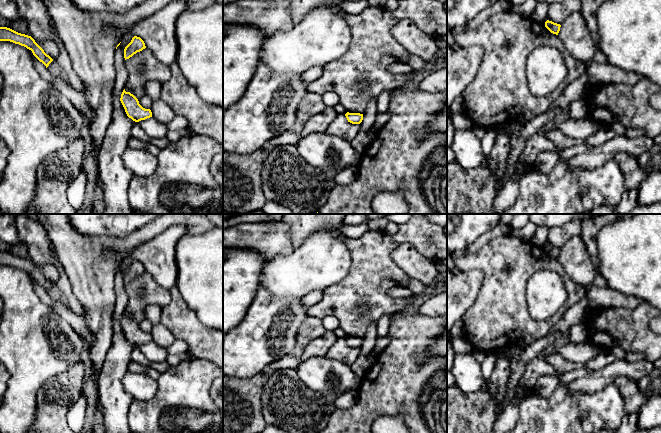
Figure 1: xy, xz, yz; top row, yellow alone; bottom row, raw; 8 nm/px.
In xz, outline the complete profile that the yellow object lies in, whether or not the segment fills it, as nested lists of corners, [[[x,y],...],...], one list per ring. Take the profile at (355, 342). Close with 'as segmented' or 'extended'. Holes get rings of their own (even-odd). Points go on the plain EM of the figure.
[[[347,336],[345,338],[348,346],[352,347],[352,348],[360,348],[363,344],[363,338],[360,337],[349,337]]]; as segmented

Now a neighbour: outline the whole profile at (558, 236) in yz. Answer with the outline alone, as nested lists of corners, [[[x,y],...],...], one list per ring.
[[[571,220],[567,224],[548,229],[547,244],[562,248],[569,239],[581,235],[581,221]]]

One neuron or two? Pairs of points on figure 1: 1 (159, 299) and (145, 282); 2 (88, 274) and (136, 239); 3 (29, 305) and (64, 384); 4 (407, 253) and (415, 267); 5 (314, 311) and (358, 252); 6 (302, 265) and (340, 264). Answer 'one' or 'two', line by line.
1: one
2: one
3: two
4: one
5: one
6: one

